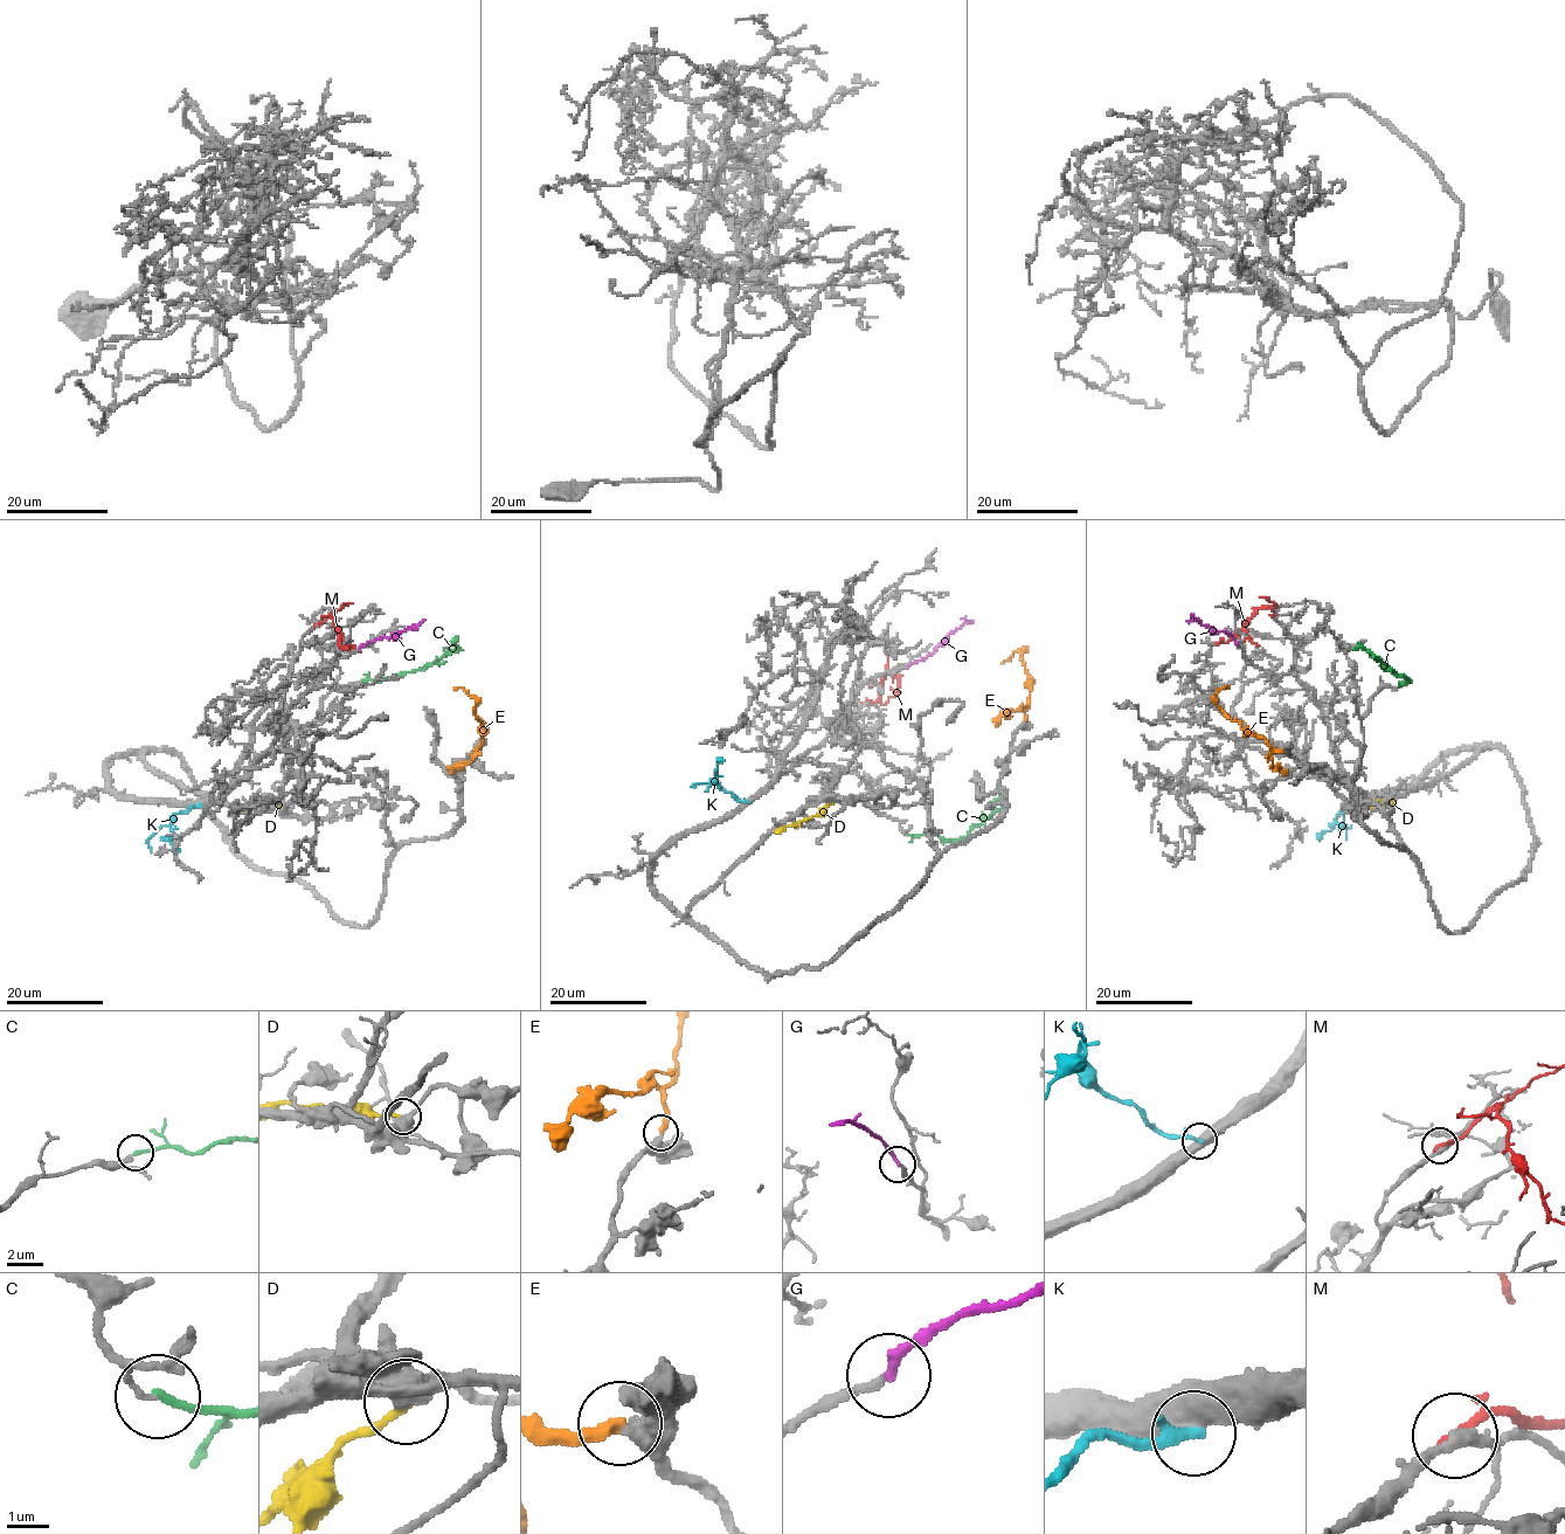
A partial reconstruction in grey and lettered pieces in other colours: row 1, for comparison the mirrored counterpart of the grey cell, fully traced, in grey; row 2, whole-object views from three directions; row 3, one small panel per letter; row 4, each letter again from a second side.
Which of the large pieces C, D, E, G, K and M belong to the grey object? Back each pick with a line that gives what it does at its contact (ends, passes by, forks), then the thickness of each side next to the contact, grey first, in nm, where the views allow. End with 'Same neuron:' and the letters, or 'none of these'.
E: it ends; calibres 360 and 320 nm
G: it ends; calibres 180 and 240 nm
Same neuron: E, G

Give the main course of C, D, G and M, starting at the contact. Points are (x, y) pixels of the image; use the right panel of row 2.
C: (1401, 684), (1406, 681), (1405, 677), (1368, 650), (1354, 650)
D: (1361, 804), (1382, 801), (1392, 804)
G: (1235, 642), (1227, 633), (1213, 631), (1191, 614)
M: (1274, 617), (1273, 610), (1262, 607), (1234, 637), (1216, 643)

